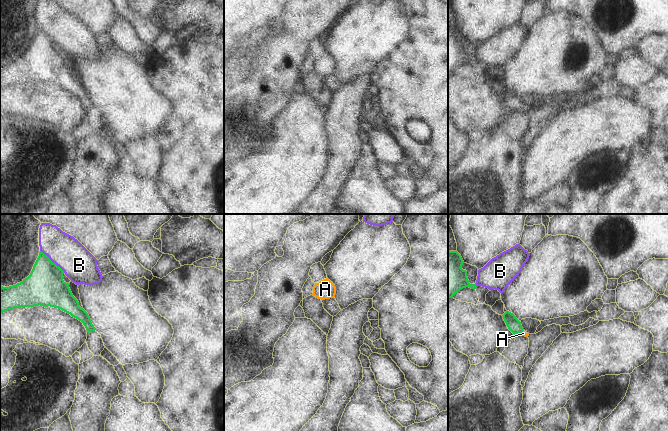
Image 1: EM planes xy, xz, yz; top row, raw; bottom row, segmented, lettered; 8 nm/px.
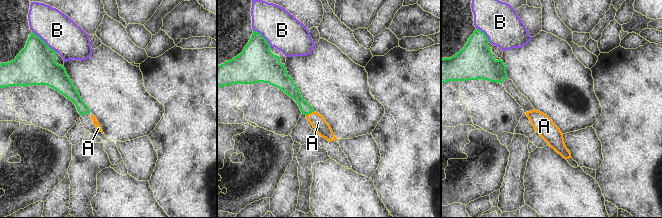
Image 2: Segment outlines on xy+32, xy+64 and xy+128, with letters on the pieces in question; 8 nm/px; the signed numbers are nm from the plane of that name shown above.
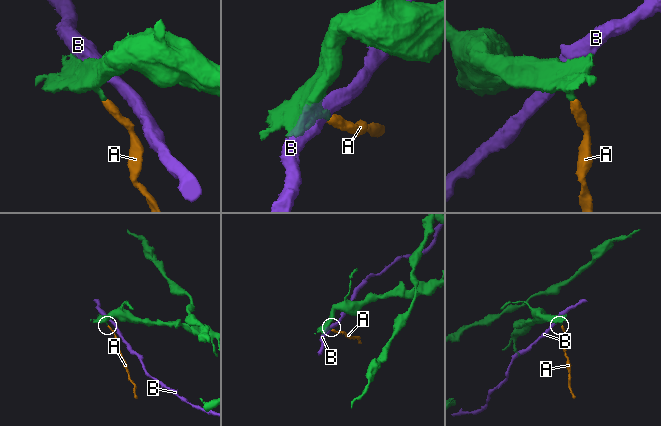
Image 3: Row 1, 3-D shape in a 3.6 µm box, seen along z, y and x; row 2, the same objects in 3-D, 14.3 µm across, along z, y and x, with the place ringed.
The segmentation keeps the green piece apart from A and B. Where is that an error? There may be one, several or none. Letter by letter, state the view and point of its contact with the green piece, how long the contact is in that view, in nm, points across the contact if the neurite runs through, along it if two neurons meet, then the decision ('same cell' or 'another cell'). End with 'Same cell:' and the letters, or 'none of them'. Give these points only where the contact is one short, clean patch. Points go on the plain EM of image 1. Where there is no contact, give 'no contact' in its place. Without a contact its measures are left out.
A: meets green in yz at (521, 108); contact 50 nm long; runs through yz (514, 101), (521, 108), (523, 109); same cell
B: meets green in xy at (51, 37); contact 260 nm long; another cell
Same cell: A

